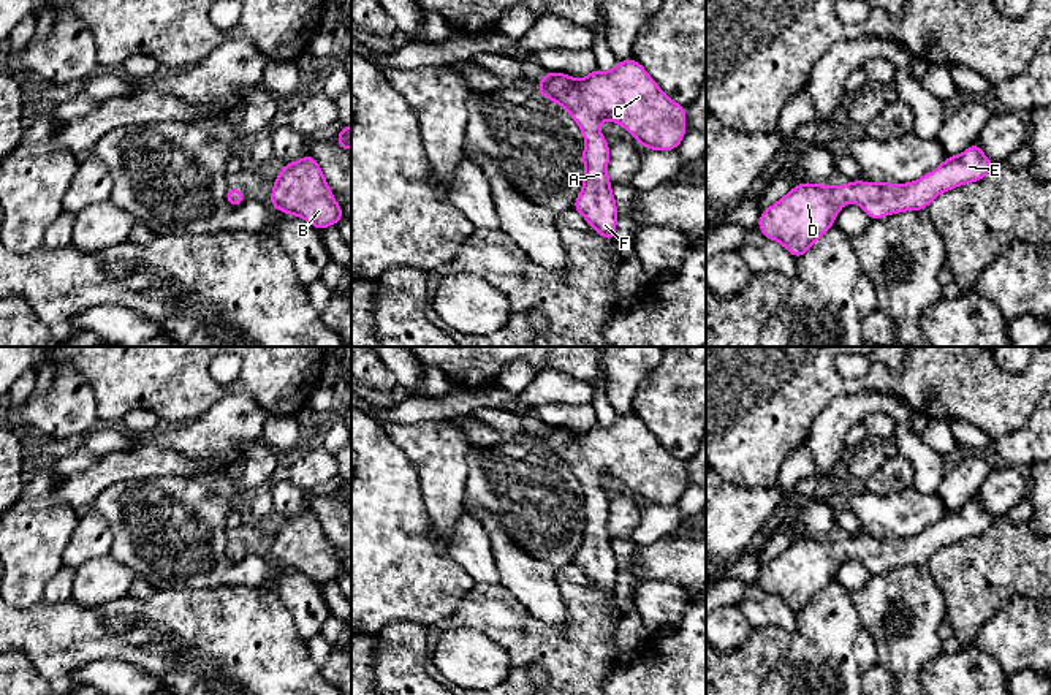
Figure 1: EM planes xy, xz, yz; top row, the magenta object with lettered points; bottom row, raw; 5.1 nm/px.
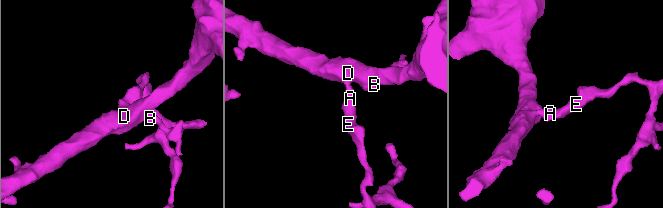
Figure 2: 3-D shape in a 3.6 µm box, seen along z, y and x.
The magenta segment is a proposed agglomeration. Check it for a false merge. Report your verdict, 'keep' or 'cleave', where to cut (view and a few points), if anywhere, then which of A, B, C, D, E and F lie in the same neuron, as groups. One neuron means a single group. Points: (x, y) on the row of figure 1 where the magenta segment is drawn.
keep; cut none; groups A B C D E F

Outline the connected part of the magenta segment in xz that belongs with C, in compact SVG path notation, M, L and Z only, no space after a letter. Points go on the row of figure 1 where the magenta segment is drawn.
M619 60L613 71L595 68L584 79L576 81L570 74L546 71L537 93L556 101L567 109L584 133L584 184L576 196L573 209L584 215L586 222L608 242L614 242L617 207L608 177L609 144L598 131L603 119L609 119L630 131L644 149L673 150L685 136L685 106L668 98L644 66L633 60Z

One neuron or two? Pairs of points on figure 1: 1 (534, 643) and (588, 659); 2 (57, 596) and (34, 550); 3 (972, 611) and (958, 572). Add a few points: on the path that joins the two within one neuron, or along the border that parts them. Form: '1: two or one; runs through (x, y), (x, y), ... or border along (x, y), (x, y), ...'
1: one; runs through (546, 646), (575, 656)
2: two; border along (62, 565), (48, 583), (41, 599)
3: one; runs through (972, 602), (972, 586), (967, 581)

